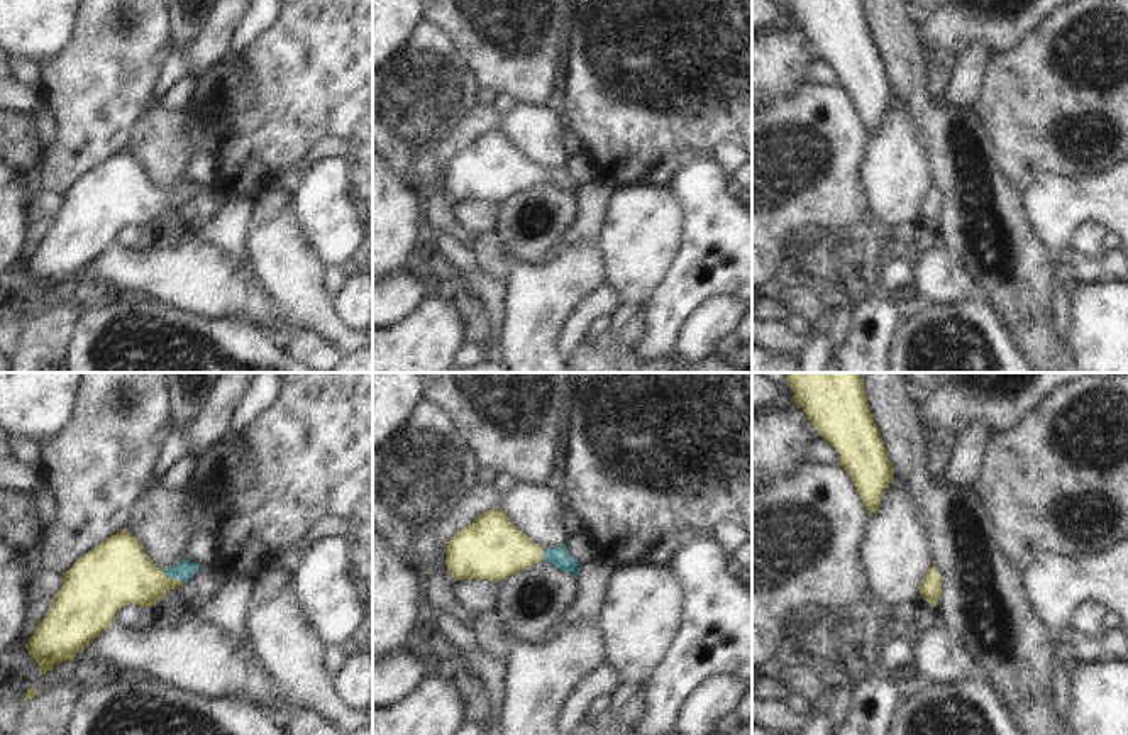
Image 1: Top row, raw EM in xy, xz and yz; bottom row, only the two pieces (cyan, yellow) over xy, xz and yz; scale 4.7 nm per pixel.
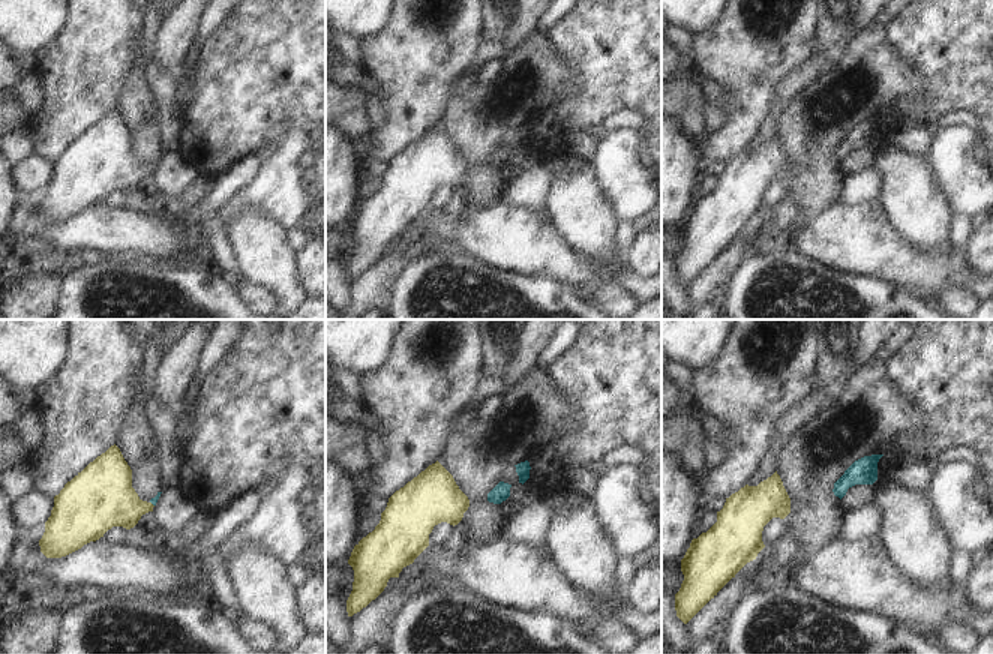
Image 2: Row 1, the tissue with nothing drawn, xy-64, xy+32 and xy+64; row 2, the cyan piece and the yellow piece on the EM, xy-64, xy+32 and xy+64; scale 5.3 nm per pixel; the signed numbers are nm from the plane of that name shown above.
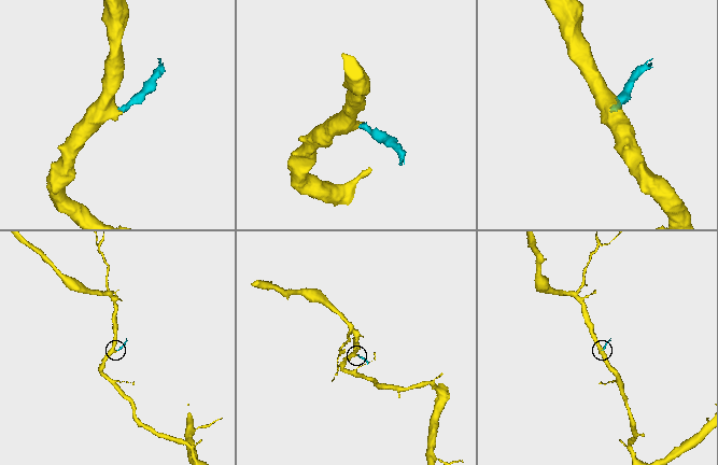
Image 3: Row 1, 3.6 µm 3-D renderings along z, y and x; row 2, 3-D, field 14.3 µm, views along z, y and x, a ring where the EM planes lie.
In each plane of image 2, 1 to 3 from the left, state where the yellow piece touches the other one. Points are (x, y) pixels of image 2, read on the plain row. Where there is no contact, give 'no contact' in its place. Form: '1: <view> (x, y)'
1: xy-64 (152, 167)
2: no contact
3: no contact

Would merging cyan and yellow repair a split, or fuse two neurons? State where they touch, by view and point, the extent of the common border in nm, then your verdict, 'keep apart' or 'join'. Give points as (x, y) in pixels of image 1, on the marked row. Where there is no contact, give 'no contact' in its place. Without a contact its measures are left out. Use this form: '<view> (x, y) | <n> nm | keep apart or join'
xy (173, 578) | 130 nm | join

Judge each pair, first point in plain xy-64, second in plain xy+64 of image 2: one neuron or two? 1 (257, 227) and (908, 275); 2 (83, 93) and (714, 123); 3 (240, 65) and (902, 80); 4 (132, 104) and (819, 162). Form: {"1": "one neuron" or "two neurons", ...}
{"1": "two neurons", "2": "two neurons", "3": "two neurons", "4": "one neuron"}

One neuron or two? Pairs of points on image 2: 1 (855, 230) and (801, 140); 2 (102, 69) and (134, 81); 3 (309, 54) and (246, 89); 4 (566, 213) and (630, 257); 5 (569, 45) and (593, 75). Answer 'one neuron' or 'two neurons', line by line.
1: two neurons
2: two neurons
3: one neuron
4: two neurons
5: one neuron

